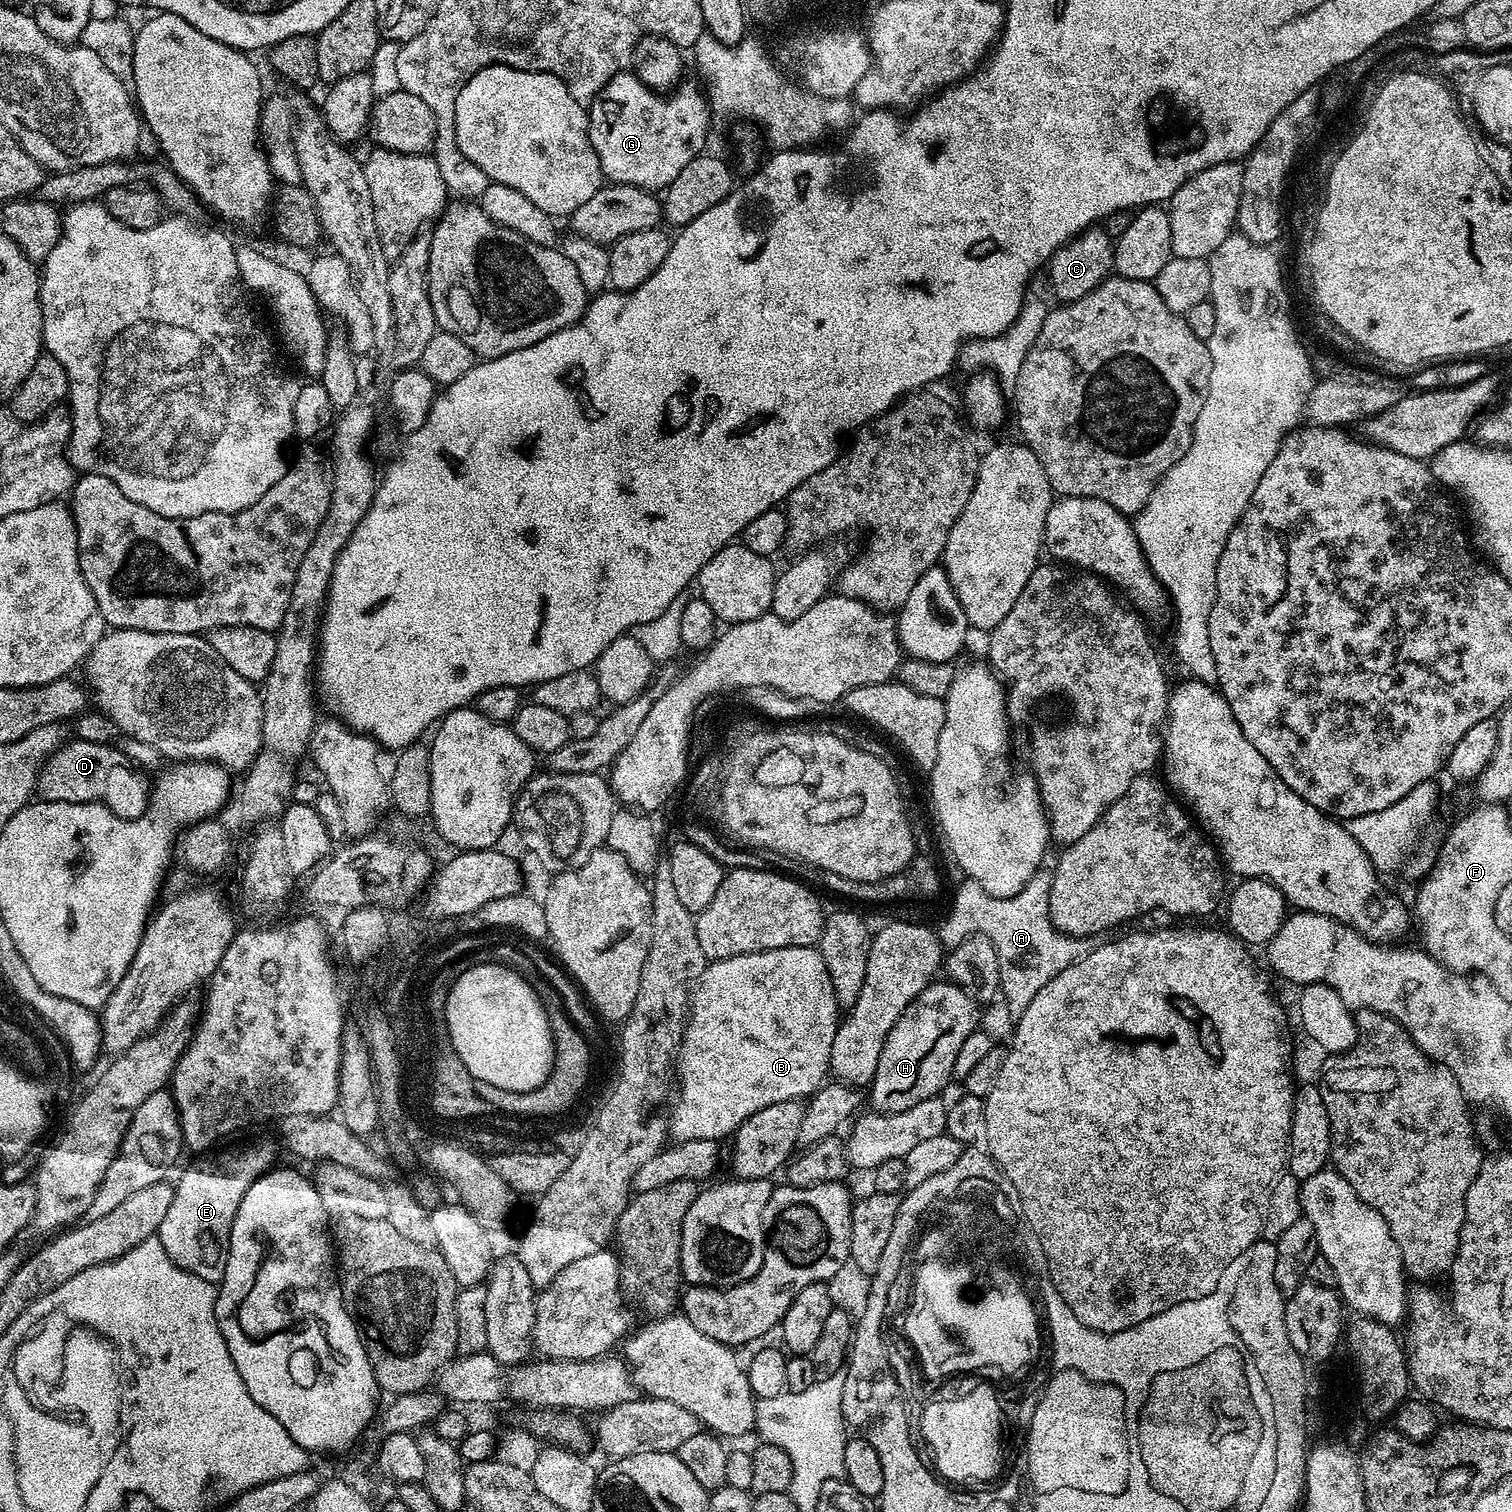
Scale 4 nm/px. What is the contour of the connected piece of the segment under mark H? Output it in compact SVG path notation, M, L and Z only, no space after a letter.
M929 983L913 998L885 1038L878 1059L879 1071L872 1080L876 1087L880 1084L880 1088L871 1089L871 1107L875 1111L910 1110L910 1106L918 1106L918 1102L940 1096L948 1080L953 1079L954 1058L958 1058L958 1049L972 1032L977 1031L981 1009L976 1001L971 1000L957 984L938 983Z

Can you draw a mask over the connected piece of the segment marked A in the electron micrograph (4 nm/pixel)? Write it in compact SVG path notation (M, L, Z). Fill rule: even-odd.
M1041 870L1025 884L1024 889L1016 896L998 898L991 896L986 890L972 888L955 889L960 895L960 908L964 908L964 916L956 912L952 924L941 923L938 928L940 943L945 949L958 947L966 938L985 936L994 942L994 950L998 954L1000 967L1000 996L1008 1003L1008 1012L1012 1018L1018 1018L1030 1006L1034 994L1046 986L1066 966L1081 960L1091 952L1094 944L1091 939L1079 936L1067 936L1052 925L1050 918L1050 888L1053 873Z

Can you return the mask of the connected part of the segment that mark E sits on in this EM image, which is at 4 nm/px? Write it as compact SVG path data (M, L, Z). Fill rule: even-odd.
M252 1144L249 1148L244 1148L241 1152L232 1152L229 1156L216 1156L211 1158L204 1158L201 1164L196 1164L193 1168L188 1168L180 1176L180 1181L175 1181L175 1194L173 1196L172 1205L170 1210L166 1214L166 1218L162 1222L158 1231L158 1239L164 1243L164 1248L168 1252L168 1256L172 1261L180 1268L186 1269L188 1272L192 1272L198 1278L202 1278L206 1282L210 1282L215 1285L217 1282L224 1279L224 1271L226 1270L226 1262L228 1261L228 1243L230 1242L230 1234L232 1233L232 1227L234 1226L234 1218L238 1214L238 1206L242 1206L242 1198L246 1194L246 1190L250 1190L250 1186L254 1186L254 1182L258 1177L263 1176L265 1172L269 1171L277 1163L276 1160L276 1148L272 1144Z

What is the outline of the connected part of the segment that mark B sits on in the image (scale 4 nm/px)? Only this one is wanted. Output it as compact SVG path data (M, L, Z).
M815 947L776 948L773 952L711 961L691 997L684 1037L674 1060L678 1091L676 1101L675 1096L671 1101L672 1113L666 1116L671 1139L720 1142L723 1136L731 1137L736 1127L758 1110L774 1106L774 1102L812 1096L829 1075L831 1047L841 1020L826 962Z

